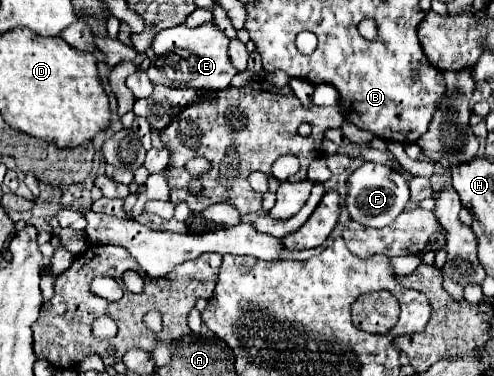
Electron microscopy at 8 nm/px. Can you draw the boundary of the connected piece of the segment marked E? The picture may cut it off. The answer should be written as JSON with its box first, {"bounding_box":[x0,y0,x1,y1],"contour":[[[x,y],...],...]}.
{"bounding_box":[147,23,237,89],"contour":[[[203,23],[195,29],[187,25],[177,25],[171,29],[163,29],[153,37],[153,51],[155,59],[147,71],[153,85],[167,85],[167,87],[211,87],[211,89],[225,89],[237,71],[229,63],[227,57],[227,39],[215,23]]]}

